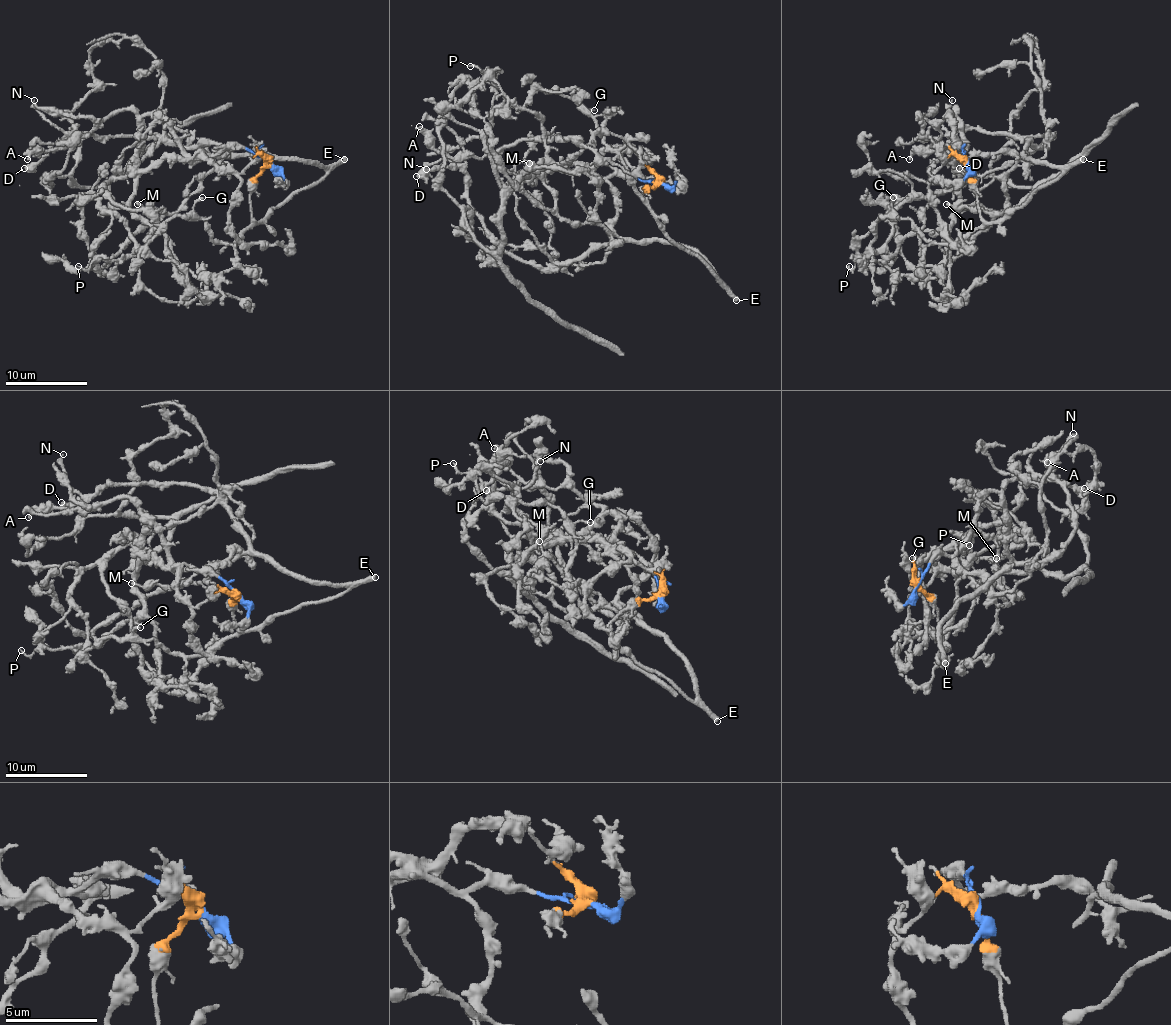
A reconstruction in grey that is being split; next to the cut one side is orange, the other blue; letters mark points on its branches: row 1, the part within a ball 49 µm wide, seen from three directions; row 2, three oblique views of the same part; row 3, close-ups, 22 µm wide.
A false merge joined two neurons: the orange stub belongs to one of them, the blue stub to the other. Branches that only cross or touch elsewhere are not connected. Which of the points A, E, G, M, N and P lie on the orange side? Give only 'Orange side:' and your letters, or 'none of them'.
Orange side: E, G, M, N

